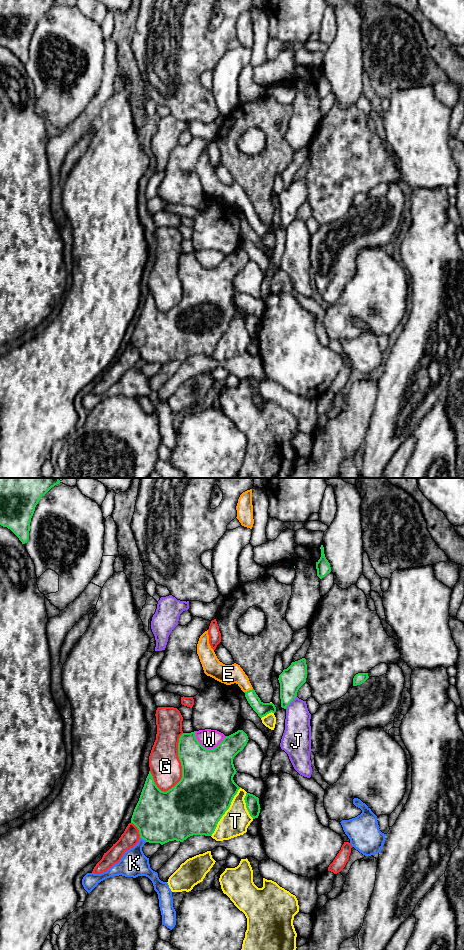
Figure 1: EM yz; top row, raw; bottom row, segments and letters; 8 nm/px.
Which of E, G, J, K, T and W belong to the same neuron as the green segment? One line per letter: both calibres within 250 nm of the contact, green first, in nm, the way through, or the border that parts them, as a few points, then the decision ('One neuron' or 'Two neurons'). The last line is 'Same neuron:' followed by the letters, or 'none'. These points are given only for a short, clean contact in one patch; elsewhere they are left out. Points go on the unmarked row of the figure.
E: Thickness 110 nm (green) against 160 nm. Path across: yz (262, 229), (254, 221), (249, 210), (233, 194), (228, 194). One neuron
G: Thickness 420 nm (green) against 260 nm. Two neurons
J: Thickness 190 nm (green) against 220 nm. Two neurons
K: Thickness 400 nm (green) against 220 nm. Two neurons
T: Thickness 460 nm (green) against 220 nm. Two neurons
W: Thickness 420 nm (green) against 160 nm. Two neurons
Same neuron: E

